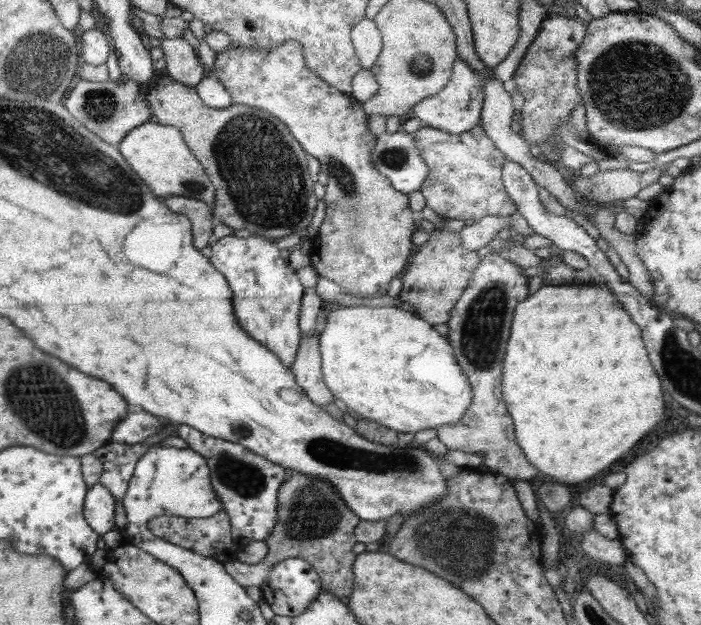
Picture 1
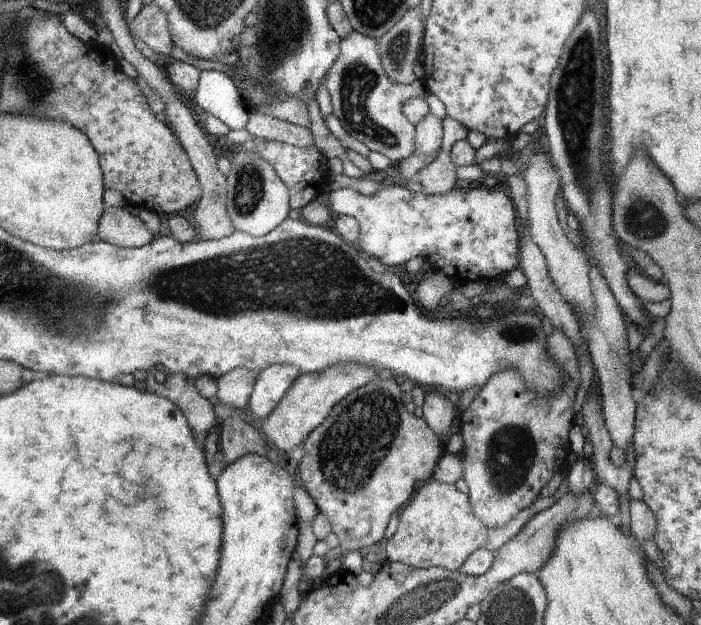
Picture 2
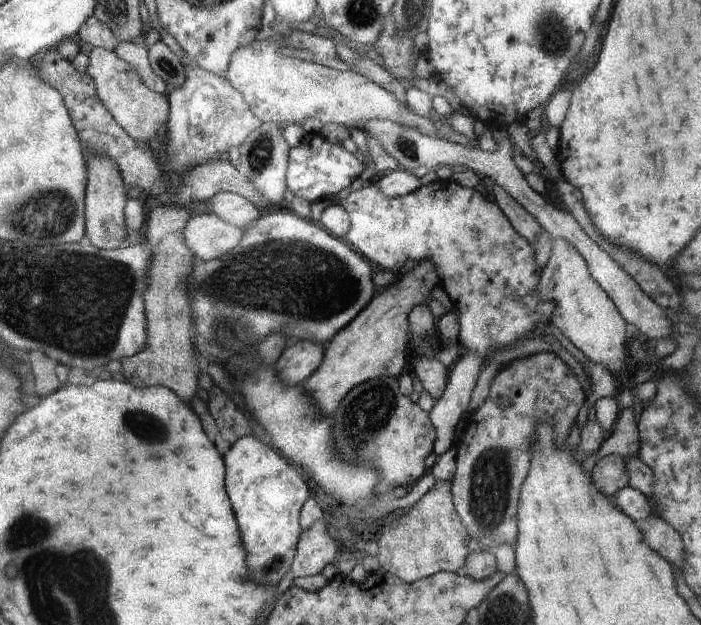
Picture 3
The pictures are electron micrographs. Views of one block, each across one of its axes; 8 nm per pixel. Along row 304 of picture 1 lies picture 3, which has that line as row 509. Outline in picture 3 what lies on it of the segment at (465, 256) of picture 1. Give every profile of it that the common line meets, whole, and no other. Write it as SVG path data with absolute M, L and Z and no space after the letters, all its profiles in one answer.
M436 481L413 507L400 511L400 519L388 523L378 537L377 557L381 570L407 583L440 571L458 572L470 554L468 543L472 539L454 508L451 482L448 481Z

